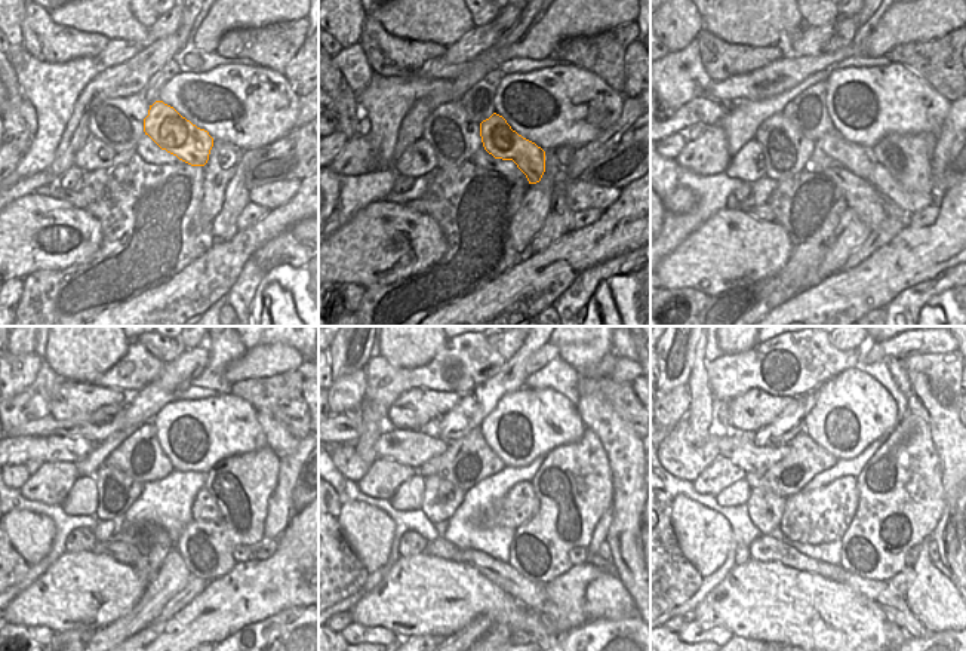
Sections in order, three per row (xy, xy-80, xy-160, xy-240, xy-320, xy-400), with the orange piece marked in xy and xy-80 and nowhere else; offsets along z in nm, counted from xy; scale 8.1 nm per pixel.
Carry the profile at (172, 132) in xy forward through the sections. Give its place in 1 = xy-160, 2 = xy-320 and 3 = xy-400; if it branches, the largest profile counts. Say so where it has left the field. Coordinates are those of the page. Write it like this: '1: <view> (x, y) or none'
1: xy-160 (857, 159)
2: xy-320 (578, 555)
3: xy-400 (911, 555)

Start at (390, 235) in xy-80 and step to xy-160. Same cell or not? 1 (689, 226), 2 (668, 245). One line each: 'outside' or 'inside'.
1: outside
2: outside

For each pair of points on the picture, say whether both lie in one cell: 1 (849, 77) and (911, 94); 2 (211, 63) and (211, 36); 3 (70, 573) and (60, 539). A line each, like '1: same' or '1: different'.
1: same
2: different
3: different

